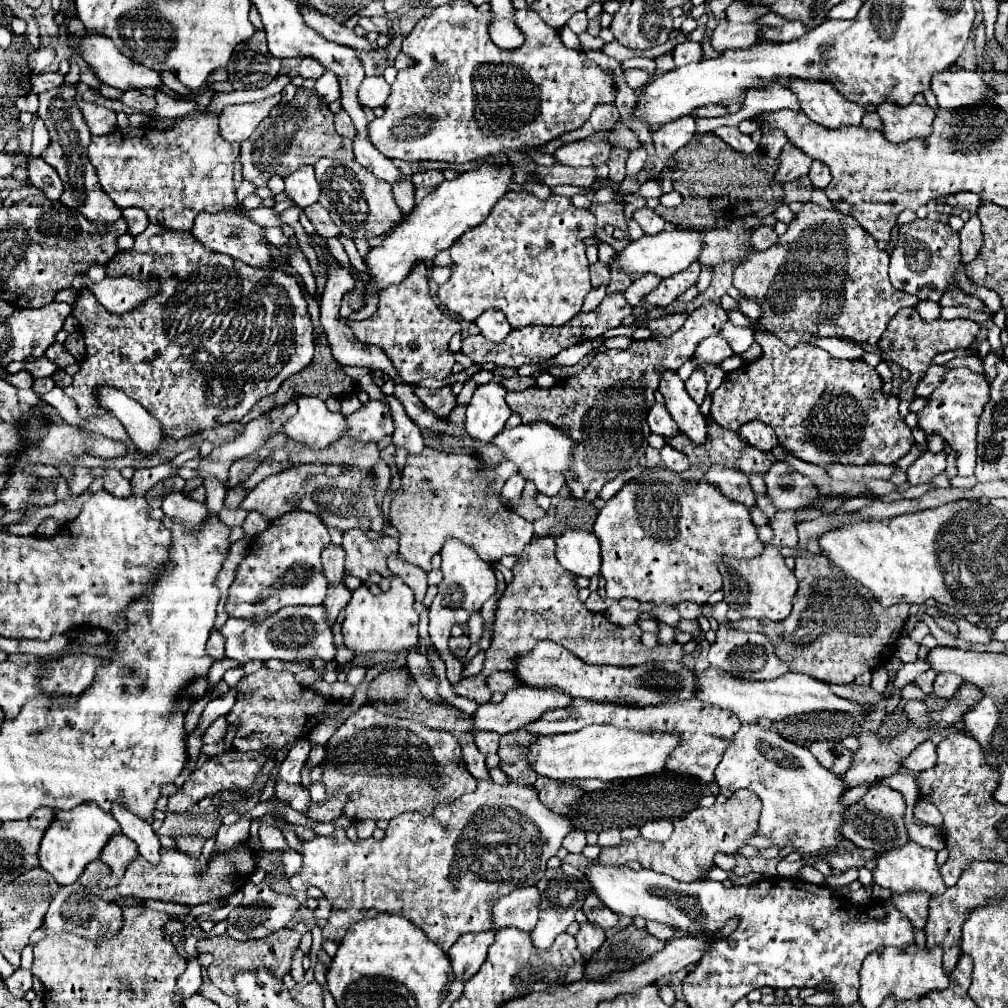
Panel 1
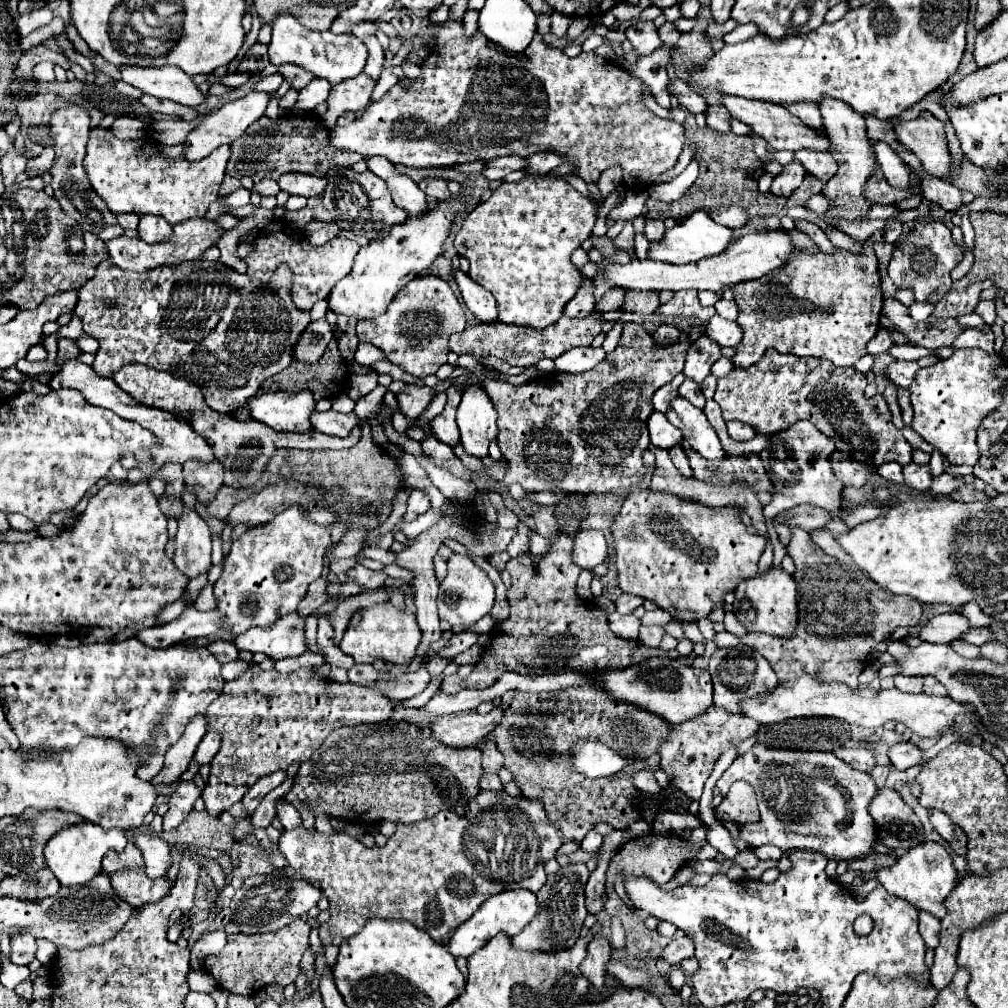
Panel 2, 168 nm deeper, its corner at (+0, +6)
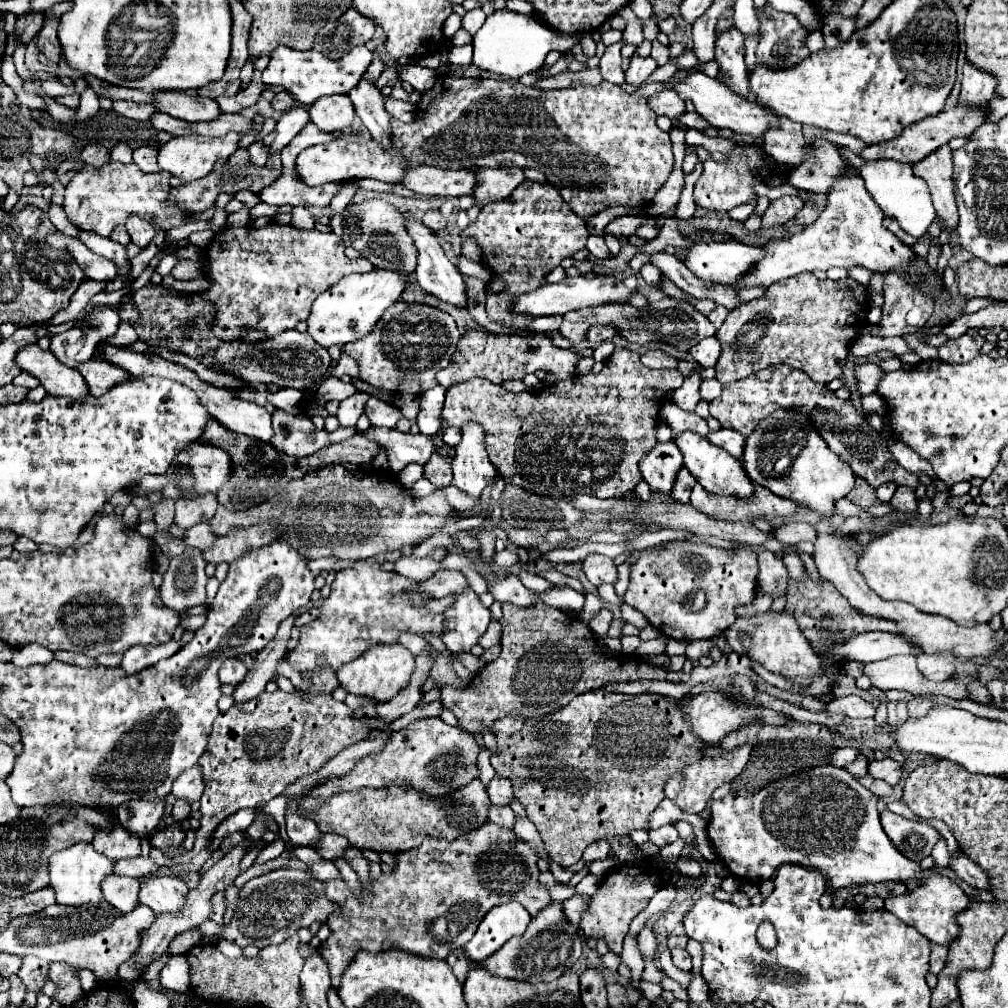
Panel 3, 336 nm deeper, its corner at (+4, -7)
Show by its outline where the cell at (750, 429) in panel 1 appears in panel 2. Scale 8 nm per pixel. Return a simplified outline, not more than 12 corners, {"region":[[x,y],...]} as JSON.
{"region":[[729,421],[727,431],[735,441],[749,441],[757,435],[755,427]]}

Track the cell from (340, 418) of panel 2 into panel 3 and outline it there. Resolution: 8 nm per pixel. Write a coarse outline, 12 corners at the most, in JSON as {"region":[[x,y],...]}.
{"region":[[273,412],[269,444],[295,458],[327,446],[307,416]]}

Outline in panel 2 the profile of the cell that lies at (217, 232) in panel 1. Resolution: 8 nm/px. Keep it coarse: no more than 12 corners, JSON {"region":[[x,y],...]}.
{"region":[[193,217],[165,245],[139,237],[109,241],[117,267],[149,271],[199,259],[225,229]]}

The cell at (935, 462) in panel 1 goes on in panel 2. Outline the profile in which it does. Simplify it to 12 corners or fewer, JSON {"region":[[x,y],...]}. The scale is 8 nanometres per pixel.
{"region":[[929,465],[903,467],[905,485],[927,491],[933,481]]}

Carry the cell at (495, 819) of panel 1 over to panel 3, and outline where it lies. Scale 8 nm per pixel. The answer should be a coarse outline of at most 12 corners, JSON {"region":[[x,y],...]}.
{"region":[[493,822],[427,838],[341,910],[319,952],[445,960],[485,914],[549,906],[535,850]]}

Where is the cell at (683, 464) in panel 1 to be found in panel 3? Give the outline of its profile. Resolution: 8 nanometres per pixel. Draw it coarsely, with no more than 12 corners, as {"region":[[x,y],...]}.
{"region":[[687,468],[679,472],[673,500],[687,504],[695,478]]}

